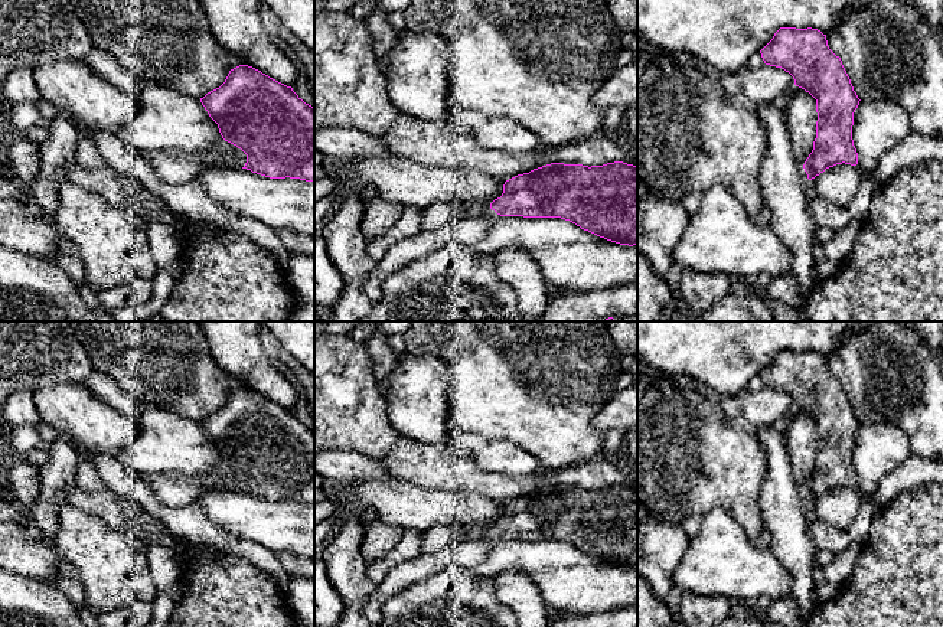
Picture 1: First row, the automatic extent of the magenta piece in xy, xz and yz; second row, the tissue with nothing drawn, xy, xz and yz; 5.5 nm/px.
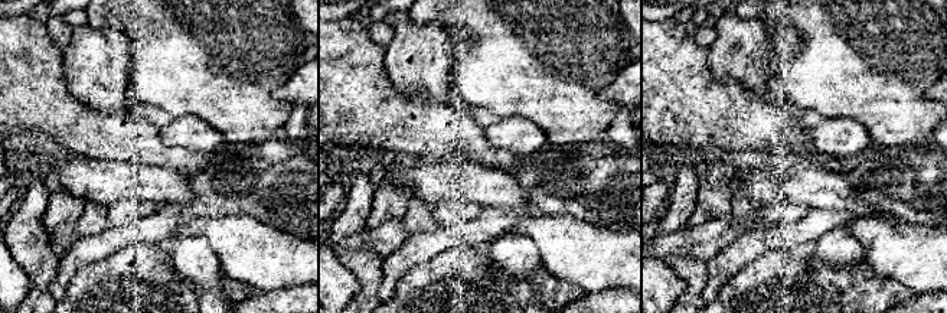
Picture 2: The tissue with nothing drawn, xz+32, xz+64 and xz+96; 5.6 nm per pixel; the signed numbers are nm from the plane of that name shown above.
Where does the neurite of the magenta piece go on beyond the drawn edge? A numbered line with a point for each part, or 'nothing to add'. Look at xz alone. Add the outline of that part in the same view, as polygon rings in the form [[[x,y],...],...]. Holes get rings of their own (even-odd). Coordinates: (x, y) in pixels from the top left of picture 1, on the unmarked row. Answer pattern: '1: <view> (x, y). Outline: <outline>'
1: xz (413, 571). Outline: [[[489,532],[484,541],[472,543],[454,542],[440,553],[422,553],[418,558],[395,565],[365,602],[362,608],[365,620],[372,627],[376,627],[382,620],[382,607],[388,600],[450,565],[474,569],[496,542],[497,536]]]

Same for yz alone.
nothing to add

